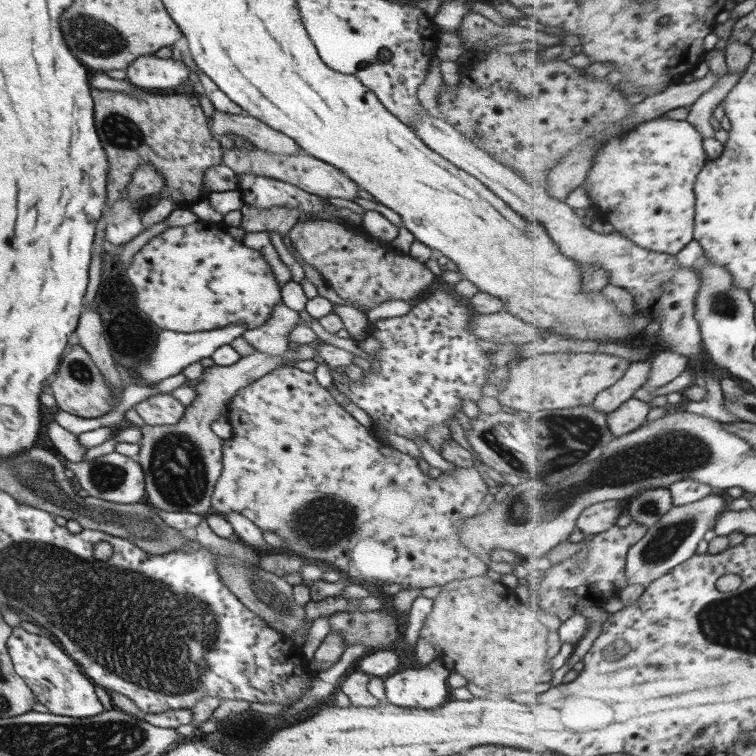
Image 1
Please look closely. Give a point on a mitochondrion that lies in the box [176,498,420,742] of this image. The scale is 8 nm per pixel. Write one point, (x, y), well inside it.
(267, 593)

